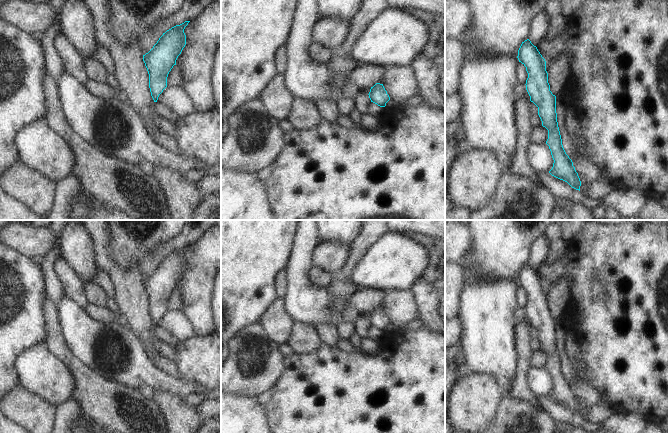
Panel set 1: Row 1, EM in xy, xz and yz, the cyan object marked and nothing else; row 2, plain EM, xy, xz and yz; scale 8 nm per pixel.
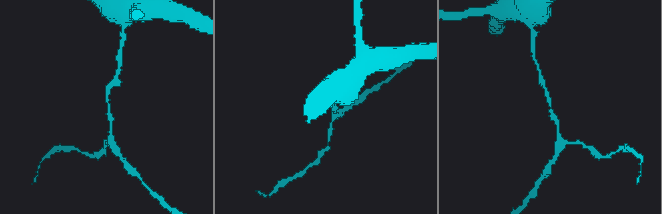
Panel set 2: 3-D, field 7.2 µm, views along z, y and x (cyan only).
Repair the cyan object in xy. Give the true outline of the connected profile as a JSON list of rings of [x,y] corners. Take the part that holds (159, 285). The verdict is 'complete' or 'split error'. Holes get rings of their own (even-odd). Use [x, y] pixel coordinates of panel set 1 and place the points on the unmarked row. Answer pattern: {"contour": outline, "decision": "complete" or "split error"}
{"contour": [[[185,245],[184,247],[167,254],[159,262],[153,272],[143,279],[143,285],[149,298],[149,312],[154,326],[157,326],[159,319],[167,311],[168,298],[173,290],[176,289],[176,284],[186,269],[186,259],[184,257],[184,253],[189,246],[190,245]]], "decision": "complete"}

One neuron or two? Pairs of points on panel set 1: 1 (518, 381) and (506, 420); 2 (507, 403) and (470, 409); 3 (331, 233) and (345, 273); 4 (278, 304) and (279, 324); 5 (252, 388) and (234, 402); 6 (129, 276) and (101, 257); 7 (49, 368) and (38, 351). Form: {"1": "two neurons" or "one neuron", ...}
{"1": "two neurons", "2": "two neurons", "3": "two neurons", "4": "one neuron", "5": "two neurons", "6": "one neuron", "7": "one neuron"}

